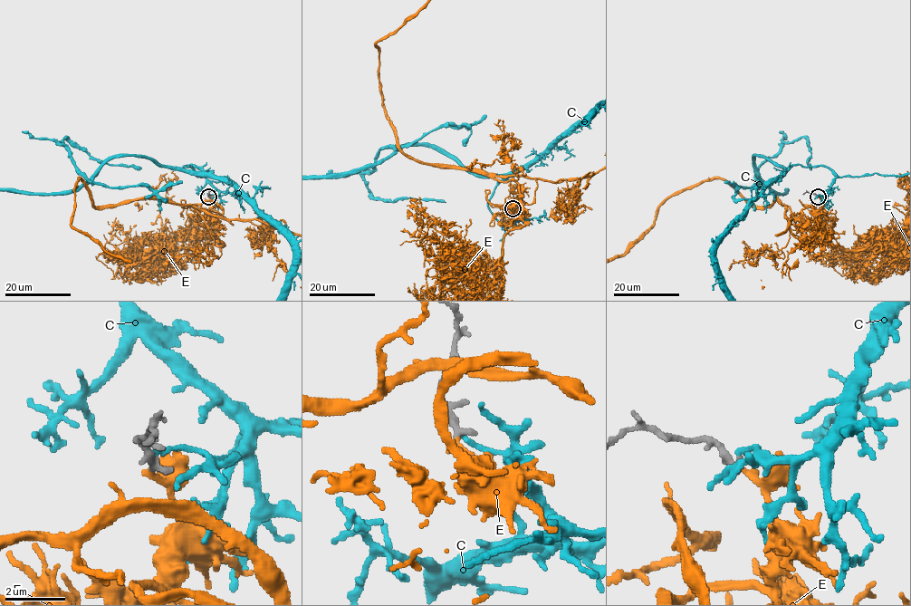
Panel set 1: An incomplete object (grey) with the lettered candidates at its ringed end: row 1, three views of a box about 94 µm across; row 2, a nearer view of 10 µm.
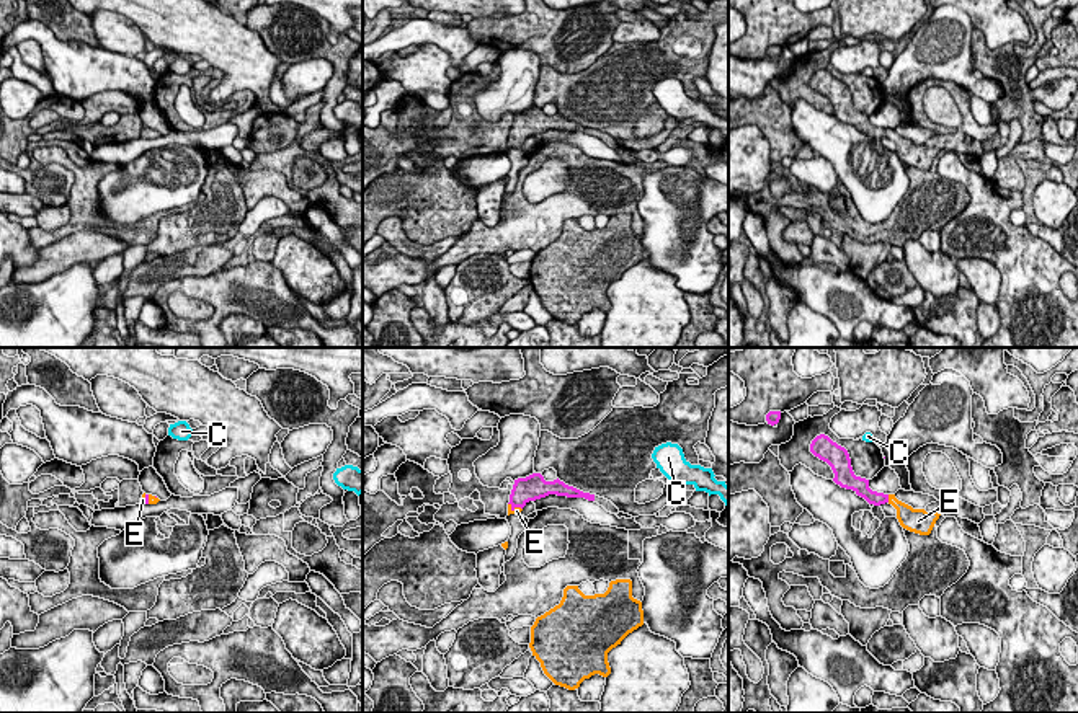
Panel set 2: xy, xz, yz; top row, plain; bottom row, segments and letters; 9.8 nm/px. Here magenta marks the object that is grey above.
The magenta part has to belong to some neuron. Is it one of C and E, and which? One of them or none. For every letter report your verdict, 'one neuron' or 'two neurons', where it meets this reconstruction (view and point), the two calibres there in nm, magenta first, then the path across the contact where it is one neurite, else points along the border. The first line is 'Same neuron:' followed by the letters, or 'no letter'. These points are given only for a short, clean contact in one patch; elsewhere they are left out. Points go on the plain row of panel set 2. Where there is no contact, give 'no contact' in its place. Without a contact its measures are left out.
Same neuron: E
C: two neurons; no contact
E: one neuron; contact yz (887, 132); calibres 130 and 190 nm; way yz (864, 126), (874, 132), (887, 132), (905, 149)

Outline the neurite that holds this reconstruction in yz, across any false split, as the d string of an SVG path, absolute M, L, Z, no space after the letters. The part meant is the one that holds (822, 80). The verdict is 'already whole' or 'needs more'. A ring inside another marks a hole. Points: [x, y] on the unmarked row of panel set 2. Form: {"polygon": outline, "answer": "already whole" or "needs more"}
{"polygon": "M817 70L810 78L810 86L831 101L835 108L833 116L836 119L846 124L853 124L869 139L892 139L897 144L897 153L903 163L920 170L931 168L941 148L926 147L924 144L913 144L911 140L898 135L895 129L872 126L869 122L869 114L854 109L848 85L833 77L828 70Z", "answer": "needs more"}

